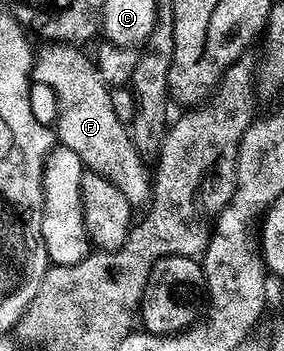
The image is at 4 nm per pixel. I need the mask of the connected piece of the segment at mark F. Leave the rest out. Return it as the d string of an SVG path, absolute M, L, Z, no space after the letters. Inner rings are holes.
M50 44L47 47L47 57L39 56L32 64L32 80L36 84L43 84L53 91L60 109L65 113L61 118L55 133L58 142L69 147L71 151L76 151L84 166L90 171L101 174L102 177L110 179L118 190L126 197L126 201L132 205L135 201L144 198L144 194L151 194L153 179L150 170L145 169L144 158L133 144L130 132L126 124L113 115L111 92L108 86L101 80L94 62L90 56L83 54L83 51L76 46Z

